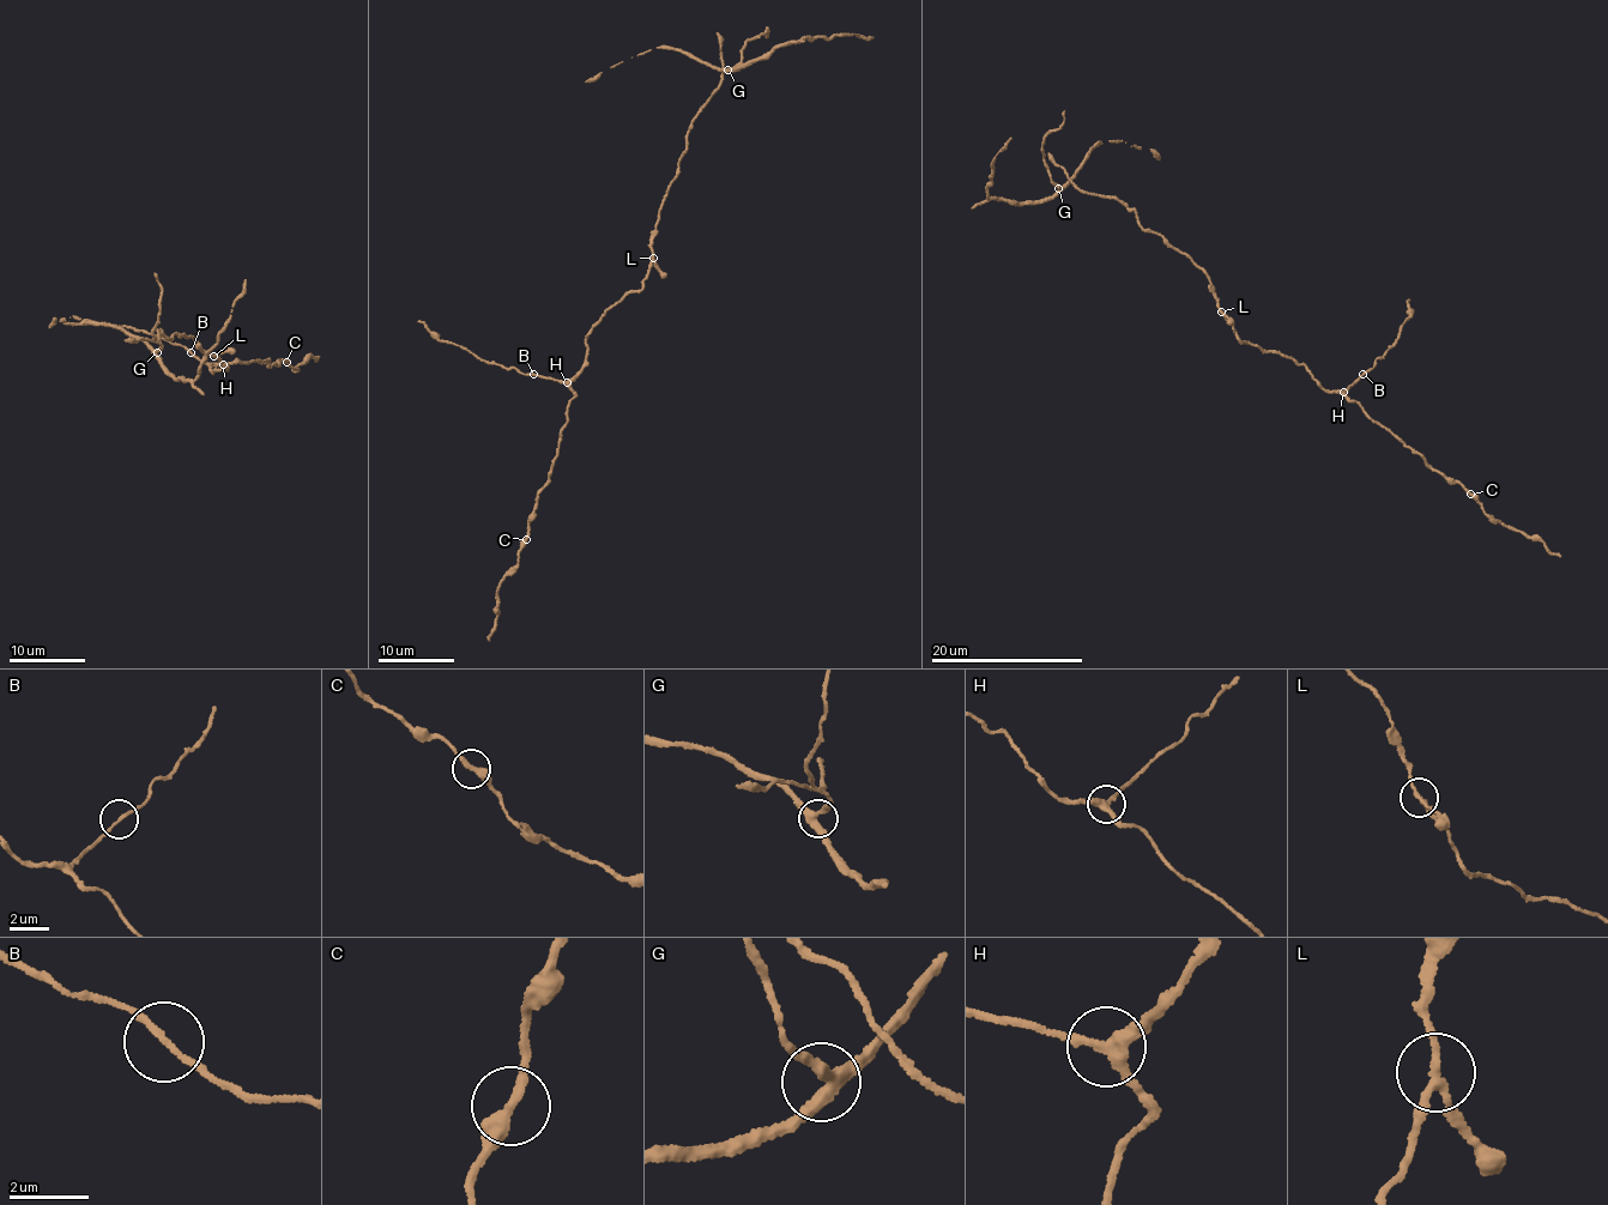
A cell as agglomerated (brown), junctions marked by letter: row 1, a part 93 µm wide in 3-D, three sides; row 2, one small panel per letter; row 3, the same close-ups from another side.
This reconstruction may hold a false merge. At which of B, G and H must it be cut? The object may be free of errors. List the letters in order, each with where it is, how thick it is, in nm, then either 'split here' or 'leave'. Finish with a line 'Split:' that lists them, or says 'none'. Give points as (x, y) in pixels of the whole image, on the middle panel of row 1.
B: place (533, 374); calibre 140 nm; leave
G: place (727, 70); calibre 320 nm; leave
H: place (567, 382); calibre 240 nm; split here
Split: H

